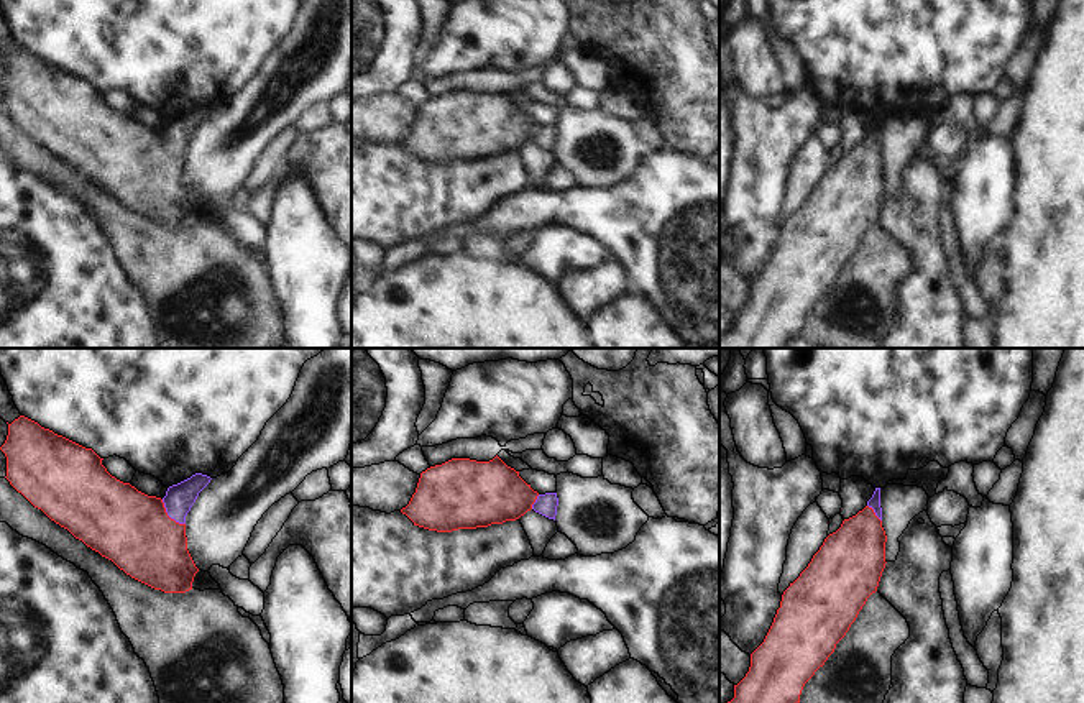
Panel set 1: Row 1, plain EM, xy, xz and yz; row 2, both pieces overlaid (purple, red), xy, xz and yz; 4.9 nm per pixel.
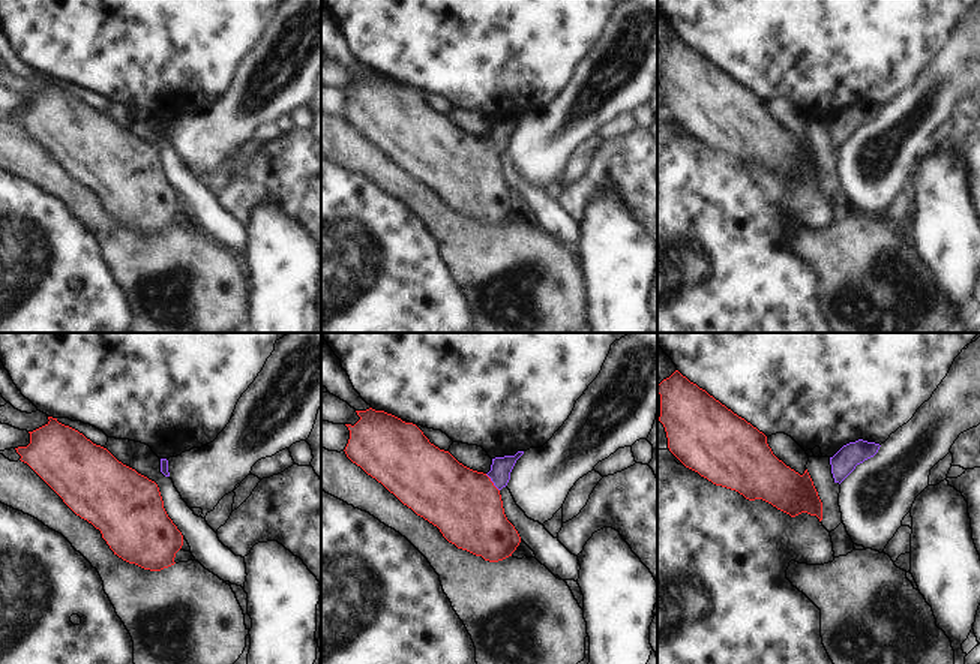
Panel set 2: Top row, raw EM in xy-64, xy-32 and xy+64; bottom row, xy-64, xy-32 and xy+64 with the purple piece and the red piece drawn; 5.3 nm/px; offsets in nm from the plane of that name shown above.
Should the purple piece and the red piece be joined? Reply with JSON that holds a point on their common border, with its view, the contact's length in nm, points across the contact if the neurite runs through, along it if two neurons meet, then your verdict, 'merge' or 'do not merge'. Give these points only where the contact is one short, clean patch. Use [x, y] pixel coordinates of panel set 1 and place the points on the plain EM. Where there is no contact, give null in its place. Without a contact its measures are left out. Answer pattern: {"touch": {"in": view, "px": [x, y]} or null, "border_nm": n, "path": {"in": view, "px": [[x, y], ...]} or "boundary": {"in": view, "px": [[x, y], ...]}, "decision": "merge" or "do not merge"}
{"touch": {"in": "xy", "px": [169, 148]}, "border_nm": 170, "path": {"in": "xy", "px": [[179, 130], [169, 148], [155, 161], [132, 161]]}, "decision": "merge"}

